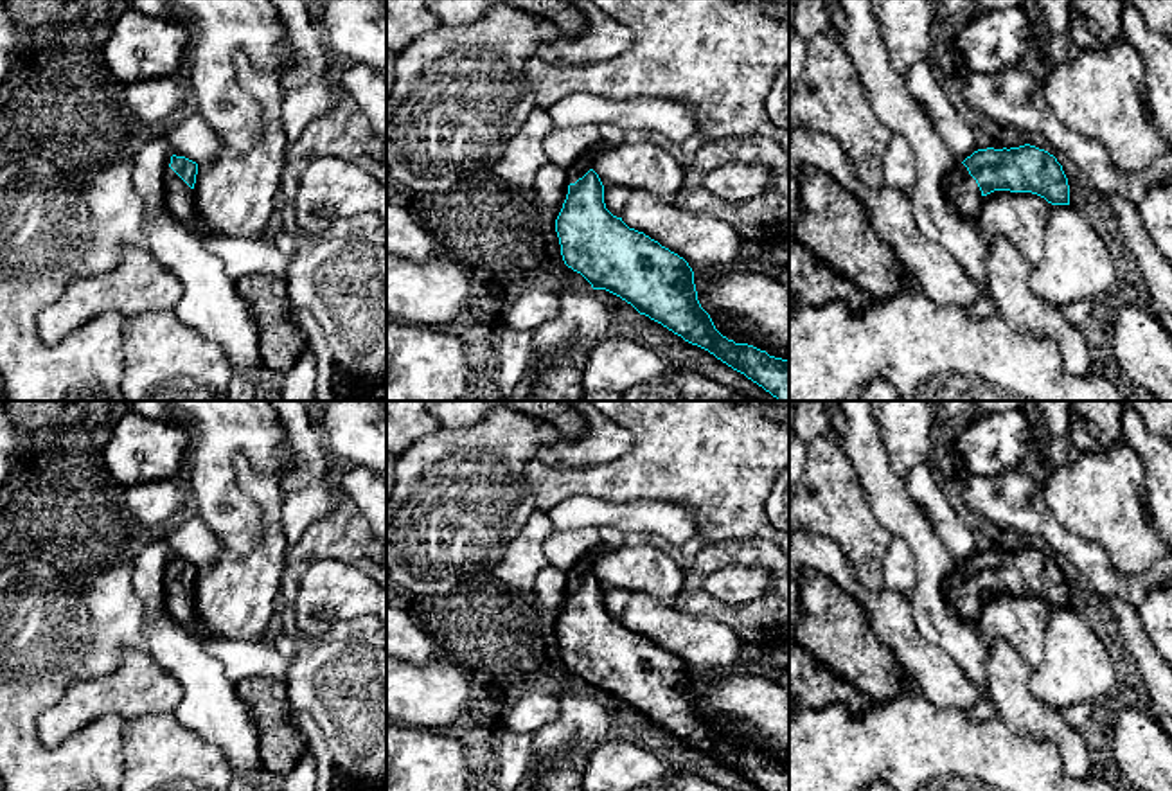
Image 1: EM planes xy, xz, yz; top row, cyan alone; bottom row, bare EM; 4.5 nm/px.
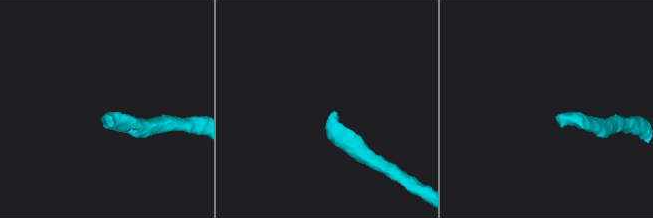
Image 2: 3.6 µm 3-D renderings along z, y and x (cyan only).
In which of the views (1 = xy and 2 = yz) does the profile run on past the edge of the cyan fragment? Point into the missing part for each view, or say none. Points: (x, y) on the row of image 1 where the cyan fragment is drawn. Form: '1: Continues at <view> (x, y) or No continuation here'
1: Continues at xy (180, 200)
2: Continues at yz (962, 191)

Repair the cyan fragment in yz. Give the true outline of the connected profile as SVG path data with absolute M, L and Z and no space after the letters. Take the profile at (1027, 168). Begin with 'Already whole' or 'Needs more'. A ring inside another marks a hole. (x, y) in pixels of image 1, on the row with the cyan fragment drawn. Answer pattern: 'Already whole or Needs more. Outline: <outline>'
Needs more. Outline: M1035 146L978 149L946 174L946 198L976 221L981 198L994 191L1032 192L1052 205L1070 205L1070 185L1053 155Z

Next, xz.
Needs more. Outline: M600 140L566 169L568 194L555 219L564 264L581 273L593 289L606 289L620 297L640 315L661 324L685 342L708 351L778 401L789 401L789 360L769 356L753 345L735 343L723 336L697 300L694 271L688 262L644 232L629 228L622 218L606 209L604 185L593 171L593 155L602 151L604 146L606 142Z

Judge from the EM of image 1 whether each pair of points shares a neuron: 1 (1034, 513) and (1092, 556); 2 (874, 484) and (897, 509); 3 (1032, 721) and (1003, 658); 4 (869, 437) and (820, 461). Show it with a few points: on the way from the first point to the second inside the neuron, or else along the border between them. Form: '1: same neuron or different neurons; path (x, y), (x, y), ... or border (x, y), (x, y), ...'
1: same neuron; path (1048, 527), (1077, 552)
2: same neuron; path (879, 489), (892, 504)
3: same neuron; path (1018, 705), (1009, 689), (1007, 675)
4: different neurons; border (838, 439), (863, 488)

